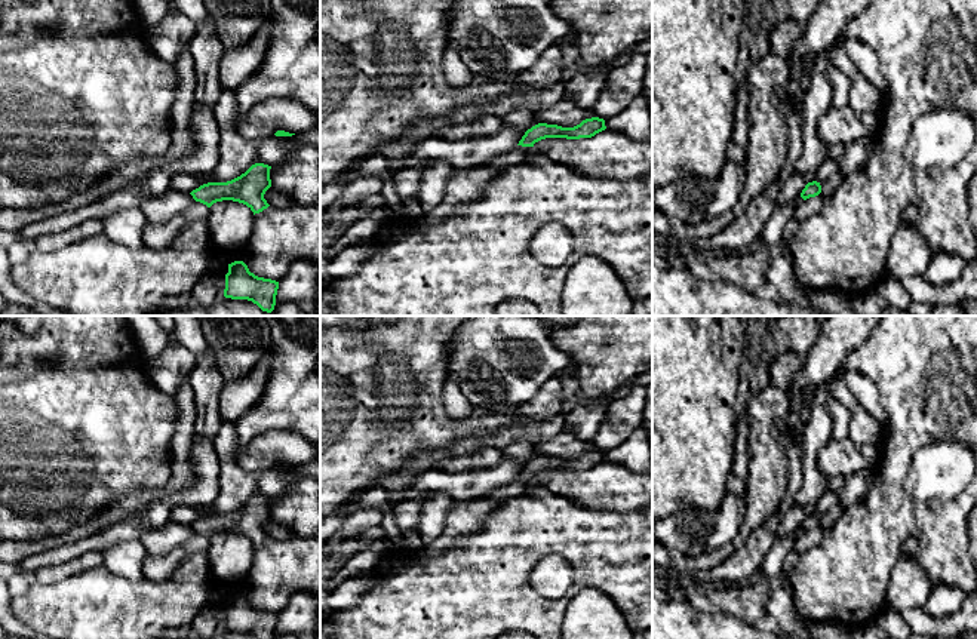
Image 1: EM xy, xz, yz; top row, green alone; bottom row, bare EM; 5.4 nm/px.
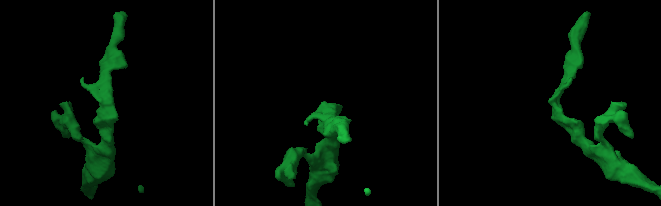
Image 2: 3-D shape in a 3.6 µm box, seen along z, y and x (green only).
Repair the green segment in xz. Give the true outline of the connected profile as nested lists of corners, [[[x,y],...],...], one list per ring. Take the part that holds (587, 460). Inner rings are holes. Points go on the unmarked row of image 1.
[[[599,449],[586,451],[574,460],[538,455],[525,464],[517,477],[534,479],[535,474],[546,470],[566,470],[566,471],[592,470],[605,461],[606,461],[605,452]]]

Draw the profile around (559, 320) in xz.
[[[531,316],[549,325],[566,326],[578,320],[580,316]]]

